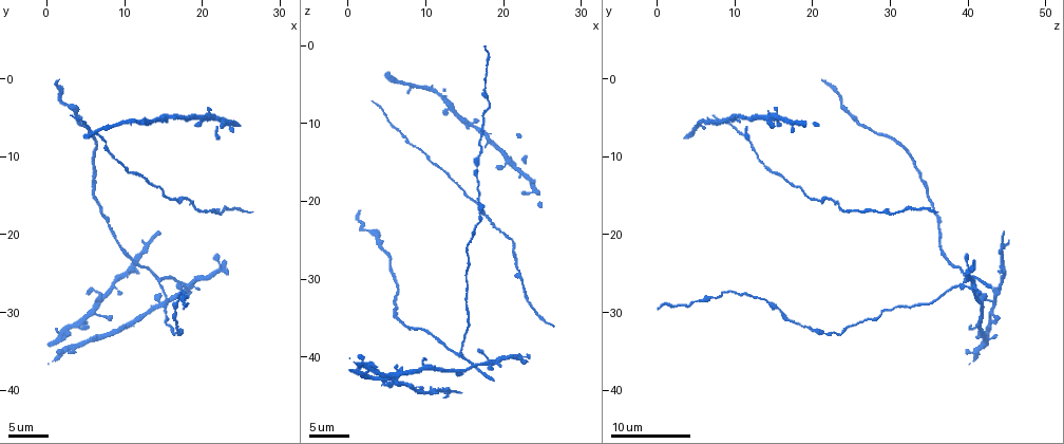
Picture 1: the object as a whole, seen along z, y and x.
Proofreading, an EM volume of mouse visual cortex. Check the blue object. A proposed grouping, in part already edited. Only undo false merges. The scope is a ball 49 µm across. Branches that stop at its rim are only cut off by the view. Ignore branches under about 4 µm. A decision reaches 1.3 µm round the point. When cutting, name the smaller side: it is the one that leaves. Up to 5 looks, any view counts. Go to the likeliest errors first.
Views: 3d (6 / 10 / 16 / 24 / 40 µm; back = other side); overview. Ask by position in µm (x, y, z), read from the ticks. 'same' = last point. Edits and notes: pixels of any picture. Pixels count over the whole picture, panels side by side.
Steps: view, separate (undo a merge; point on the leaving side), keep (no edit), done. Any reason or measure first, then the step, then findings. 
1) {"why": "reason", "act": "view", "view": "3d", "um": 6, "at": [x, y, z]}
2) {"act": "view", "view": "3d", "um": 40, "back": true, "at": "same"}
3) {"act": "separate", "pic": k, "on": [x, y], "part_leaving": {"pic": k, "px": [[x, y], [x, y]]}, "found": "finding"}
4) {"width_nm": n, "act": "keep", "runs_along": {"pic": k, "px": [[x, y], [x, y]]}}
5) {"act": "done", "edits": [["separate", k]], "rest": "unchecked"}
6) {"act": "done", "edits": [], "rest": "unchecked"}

{"why": "branch point", "act": "view", "view": "3d", "um": 16, "at": [14.0, 26.0, 40.0]}

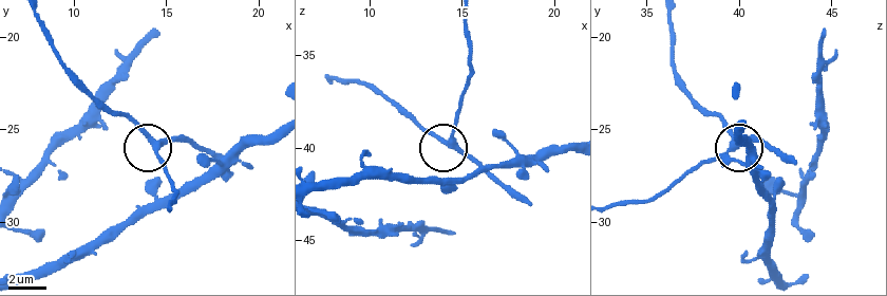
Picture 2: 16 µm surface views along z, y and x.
{"act": "view", "view": "3d", "um": 6, "at": [14.4, 25.8, 39.7]}

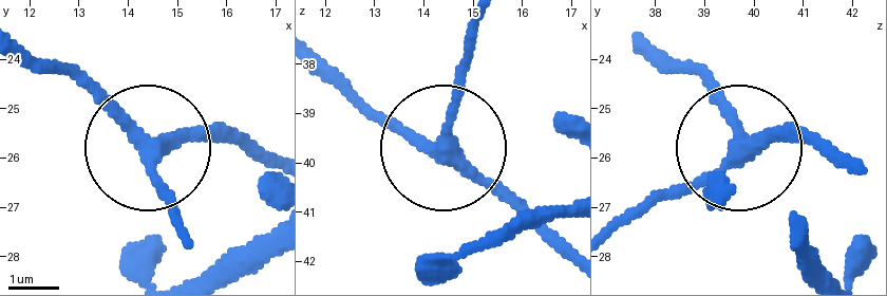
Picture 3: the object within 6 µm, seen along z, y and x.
{"act": "keep", "found": "continuous, no second neuron"}

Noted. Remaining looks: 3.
{"why": "calibre changes", "act": "view", "view": "3d", "um": 10, "at": [18.5, 28.0, 7.5]}

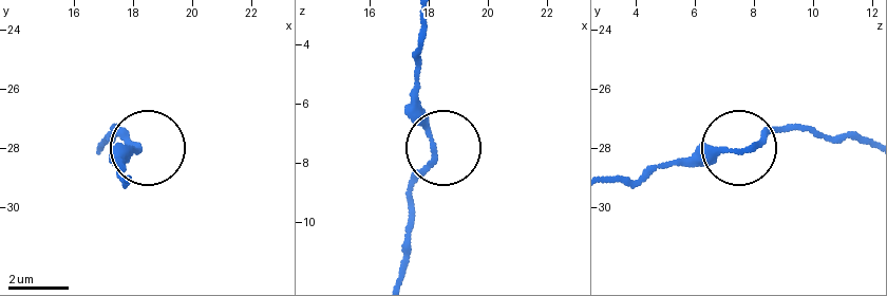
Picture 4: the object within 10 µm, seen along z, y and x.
{"width_nm": 210, "act": "keep", "runs_along": {"pic": 4, "px": [[399, 274], [415, 183], [435, 153], [415, 79]]}, "found": "continuous, no second neuron"}

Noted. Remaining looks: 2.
{"why": "calibre changes", "act": "view", "view": "3d", "um": 10, "at": [17.0, 28.5, 13.5]}

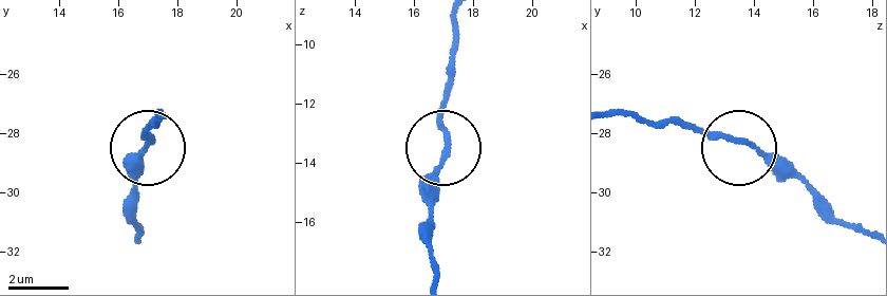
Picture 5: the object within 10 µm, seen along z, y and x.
{"width_nm": 180, "act": "keep", "runs_along": {"pic": 5, "px": [[436, 278], [429, 180], [444, 149], [444, 69]]}, "found": "one neuron here"}

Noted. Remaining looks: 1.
{"act": "done", "edits": [], "rest": "unchecked"}

